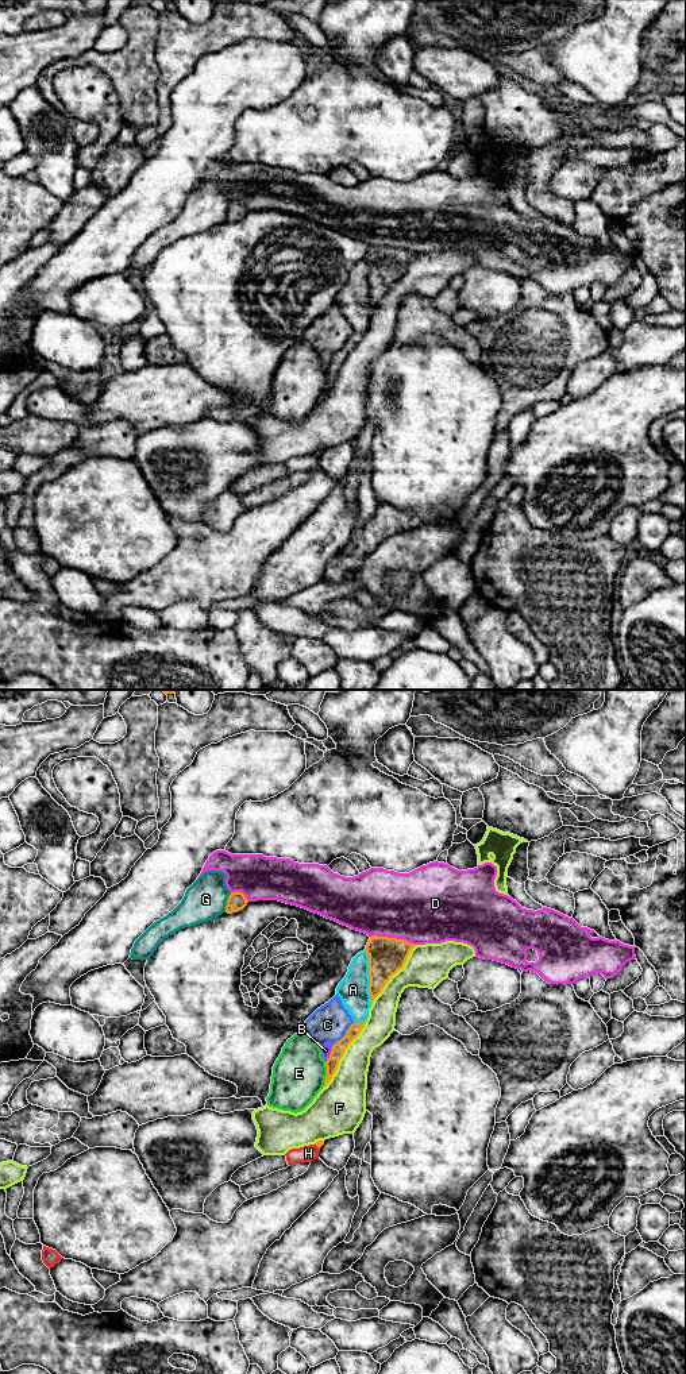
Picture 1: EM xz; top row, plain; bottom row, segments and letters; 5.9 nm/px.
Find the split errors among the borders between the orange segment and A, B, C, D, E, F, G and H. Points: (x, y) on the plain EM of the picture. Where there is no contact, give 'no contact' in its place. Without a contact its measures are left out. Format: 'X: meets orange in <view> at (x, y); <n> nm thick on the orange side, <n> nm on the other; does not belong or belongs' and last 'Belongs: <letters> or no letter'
A: meets orange in xz at (369, 285); 220 nm thick on the orange side, 180 nm on the other; does not belong
B: meets orange in xz at (331, 362); 80 nm thick on the orange side, 60 nm on the other; does not belong
C: meets orange in xz at (346, 343); 80 nm thick on the orange side, 220 nm on the other; does not belong
D: meets orange in xz at (392, 247); 220 nm thick on the orange side, 440 nm on the other; does not belong
E: meets orange in xz at (327, 383); 80 nm thick on the orange side, 320 nm on the other; does not belong
F: meets orange in xz at (342, 365); 80 nm thick on the orange side, 260 nm on the other; does not belong
G: meets orange in xz at (227, 211); 110 nm thick on the orange side, 240 nm on the other; does not belong
H: meets orange in xz at (316, 454); 40 nm thick on the orange side, 100 nm on the other; does not belong
Belongs: no letter

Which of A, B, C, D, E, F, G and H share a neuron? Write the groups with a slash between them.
A / B / C / D / E / F / G / H

